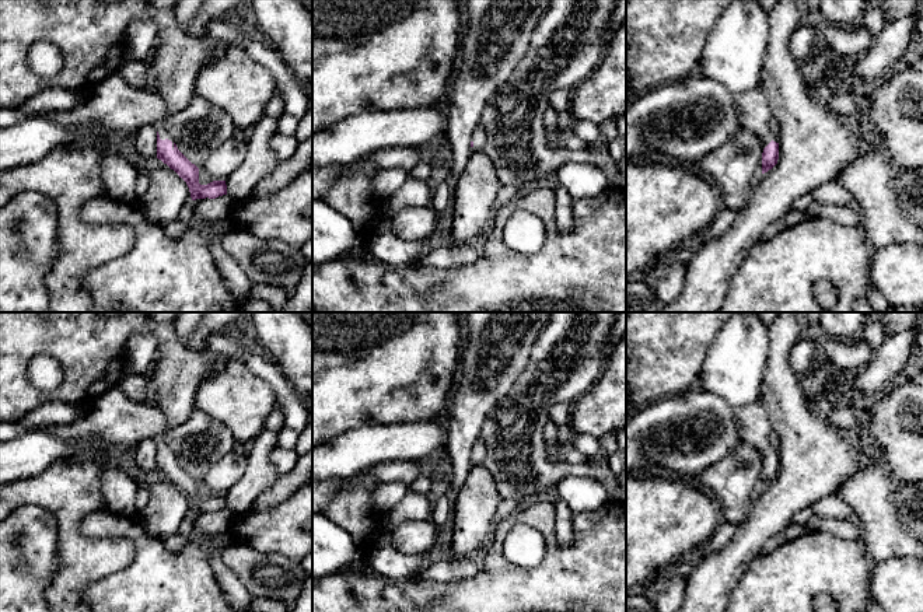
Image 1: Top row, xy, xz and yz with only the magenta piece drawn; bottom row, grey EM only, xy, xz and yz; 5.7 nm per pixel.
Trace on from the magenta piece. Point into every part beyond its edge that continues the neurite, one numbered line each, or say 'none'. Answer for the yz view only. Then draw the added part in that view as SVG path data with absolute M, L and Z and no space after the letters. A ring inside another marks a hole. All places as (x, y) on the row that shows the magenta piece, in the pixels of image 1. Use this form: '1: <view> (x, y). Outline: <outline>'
1: yz (754, 108). Outline: M751 90L733 95L738 111L738 118L744 129L755 132L763 141L763 148L773 140L779 143L779 137L769 130L769 122L775 118L769 98L761 90Z

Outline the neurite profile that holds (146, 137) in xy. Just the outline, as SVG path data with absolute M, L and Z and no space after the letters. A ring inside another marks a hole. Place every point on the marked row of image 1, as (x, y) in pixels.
M143 126L136 132L136 150L147 167L157 160L157 130L154 126Z

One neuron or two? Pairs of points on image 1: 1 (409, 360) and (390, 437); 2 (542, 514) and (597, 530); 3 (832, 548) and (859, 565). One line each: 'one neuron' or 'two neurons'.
1: two neurons
2: one neuron
3: one neuron

